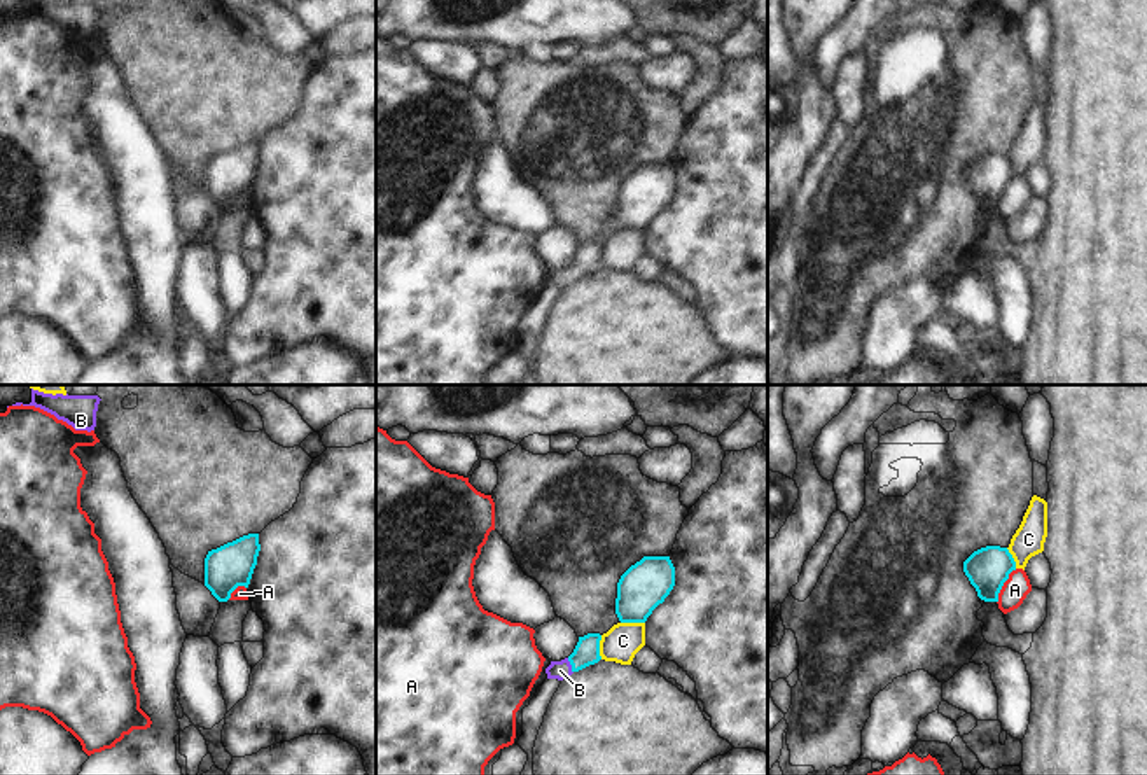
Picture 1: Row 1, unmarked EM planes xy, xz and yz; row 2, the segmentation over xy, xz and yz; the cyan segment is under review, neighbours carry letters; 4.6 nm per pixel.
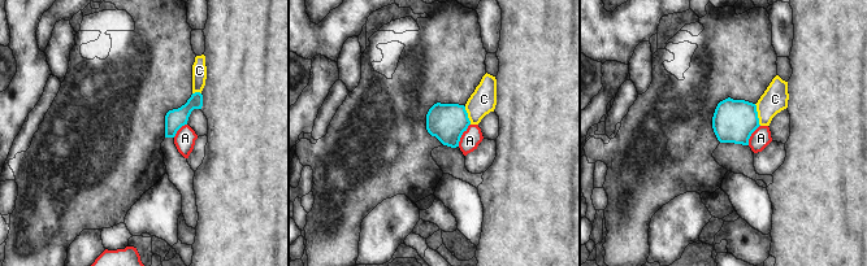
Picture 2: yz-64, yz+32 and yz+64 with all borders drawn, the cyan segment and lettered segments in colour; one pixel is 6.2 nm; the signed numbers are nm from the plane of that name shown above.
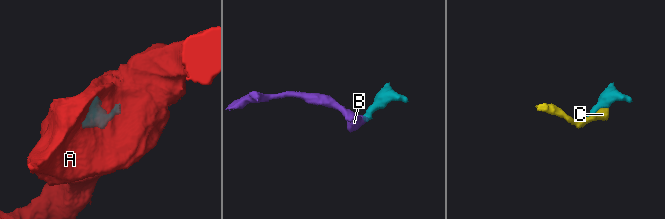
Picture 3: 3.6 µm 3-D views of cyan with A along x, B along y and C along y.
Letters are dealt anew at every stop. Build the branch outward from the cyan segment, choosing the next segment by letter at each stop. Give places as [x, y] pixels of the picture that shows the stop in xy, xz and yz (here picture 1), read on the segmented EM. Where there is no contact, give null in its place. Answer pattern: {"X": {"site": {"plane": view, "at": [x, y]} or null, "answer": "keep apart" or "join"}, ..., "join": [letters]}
{"A": {"site": {"plane": "yz", "at": [1002, 585]}, "answer": "keep apart"}, "B": {"site": {"plane": "xz", "at": [570, 663]}, "answer": "join"}, "C": {"site": {"plane": "xz", "at": [633, 621]}, "answer": "keep apart"}, "join": ["B"]}

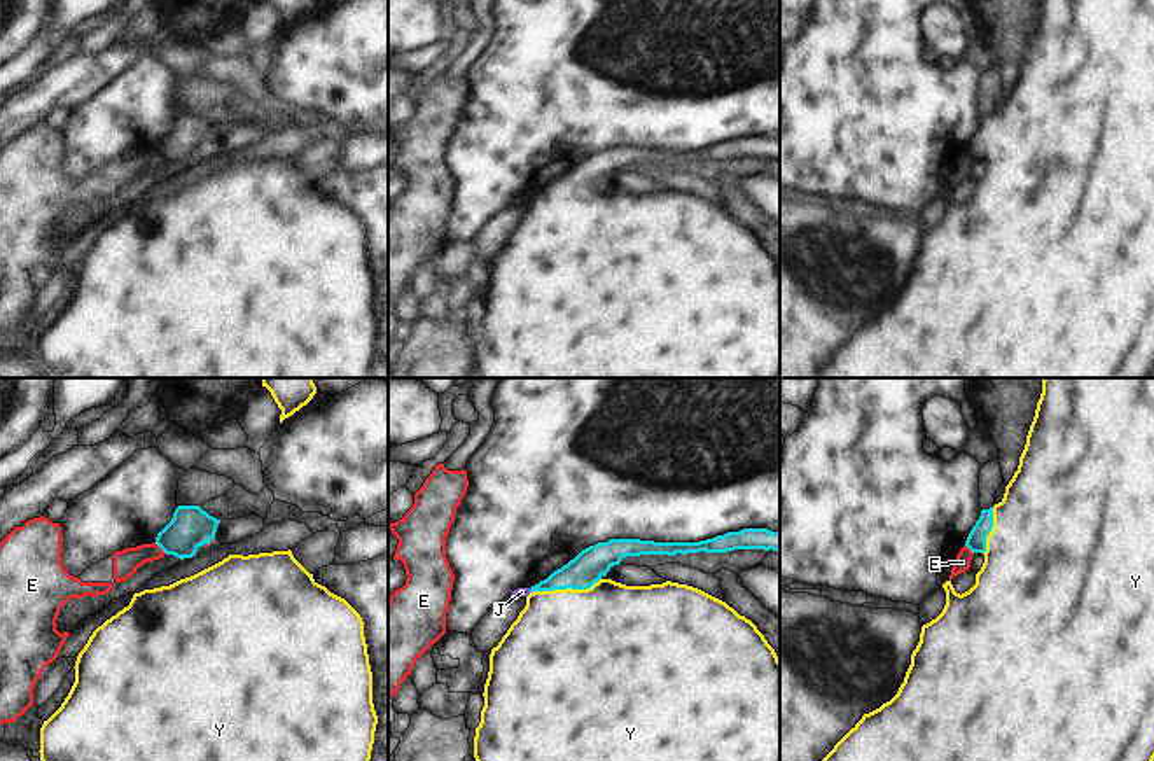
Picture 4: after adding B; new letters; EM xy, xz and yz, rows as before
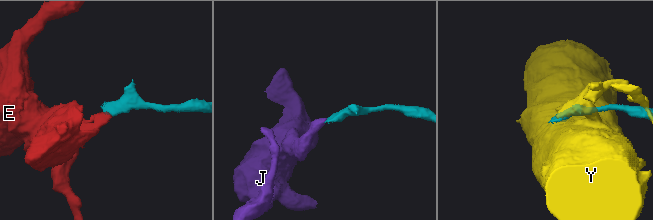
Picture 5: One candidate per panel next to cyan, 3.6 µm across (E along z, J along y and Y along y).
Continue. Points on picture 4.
{"E": {"site": {"plane": "xy", "at": [161, 548]}, "answer": "keep apart"}, "J": {"site": {"plane": "xz", "at": [530, 590]}, "answer": "keep apart"}, "Y": {"site": {"plane": "xz", "at": [565, 588]}, "answer": "join"}, "join": ["Y"]}

